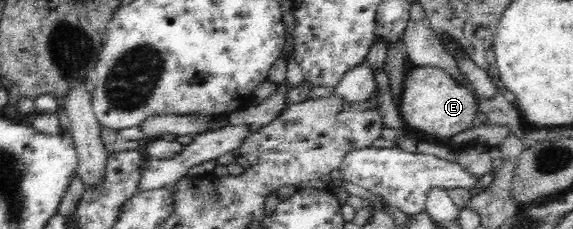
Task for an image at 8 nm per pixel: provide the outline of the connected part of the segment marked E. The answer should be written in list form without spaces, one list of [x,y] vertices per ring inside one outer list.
[[[416,66],[405,75],[405,80],[402,88],[400,103],[398,105],[401,117],[405,119],[406,128],[409,128],[421,134],[424,140],[434,141],[449,138],[471,128],[476,124],[477,97],[473,95],[471,87],[463,85],[463,82],[455,80],[441,67],[434,66]]]

